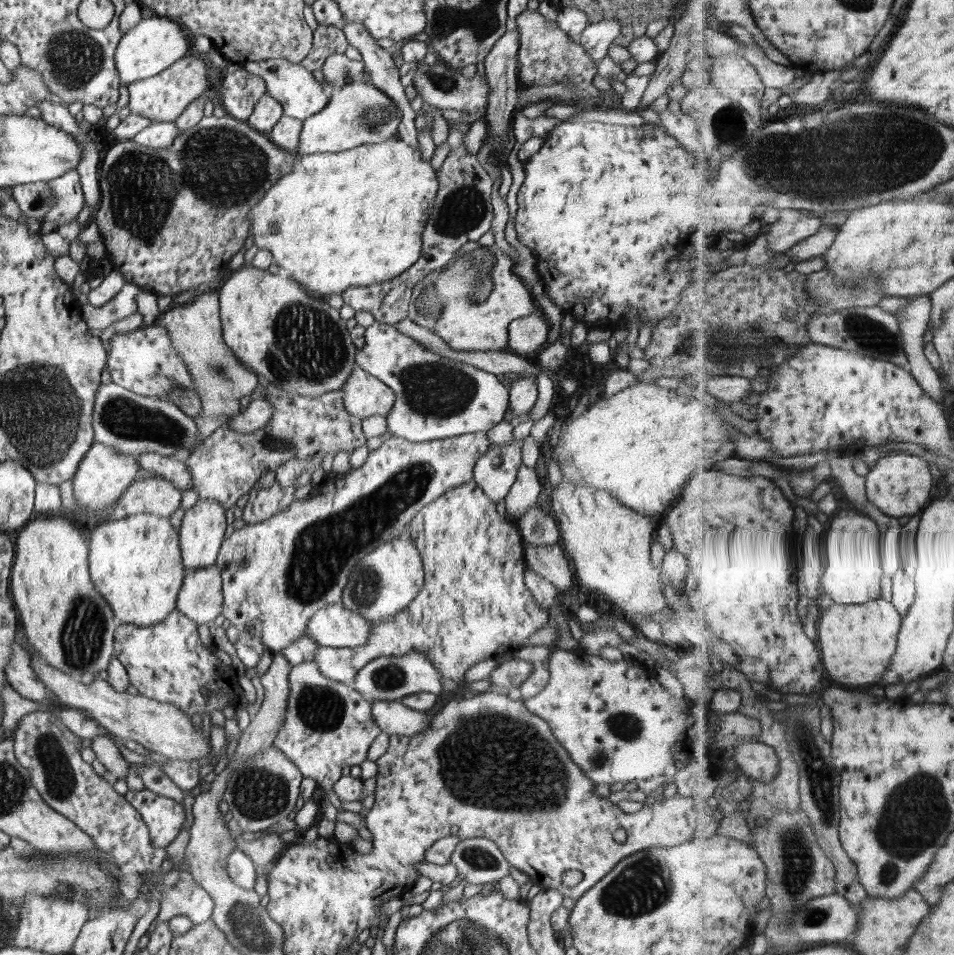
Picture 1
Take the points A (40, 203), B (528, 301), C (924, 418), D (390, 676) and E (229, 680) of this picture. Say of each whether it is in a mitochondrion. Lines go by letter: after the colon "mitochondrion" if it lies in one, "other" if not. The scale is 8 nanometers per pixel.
A: mitochondrion
B: other
C: other
D: mitochondrion
E: other

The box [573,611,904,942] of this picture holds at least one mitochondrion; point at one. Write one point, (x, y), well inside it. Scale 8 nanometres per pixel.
(639, 887)

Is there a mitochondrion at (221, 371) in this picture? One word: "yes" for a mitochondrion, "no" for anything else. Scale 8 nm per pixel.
yes

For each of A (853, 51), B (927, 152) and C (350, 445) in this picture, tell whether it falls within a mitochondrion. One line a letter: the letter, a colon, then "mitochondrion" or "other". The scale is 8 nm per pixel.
A: other
B: mitochondrion
C: other

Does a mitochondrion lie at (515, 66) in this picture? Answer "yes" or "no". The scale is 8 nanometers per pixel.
no

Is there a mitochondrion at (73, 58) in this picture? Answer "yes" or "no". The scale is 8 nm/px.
yes

